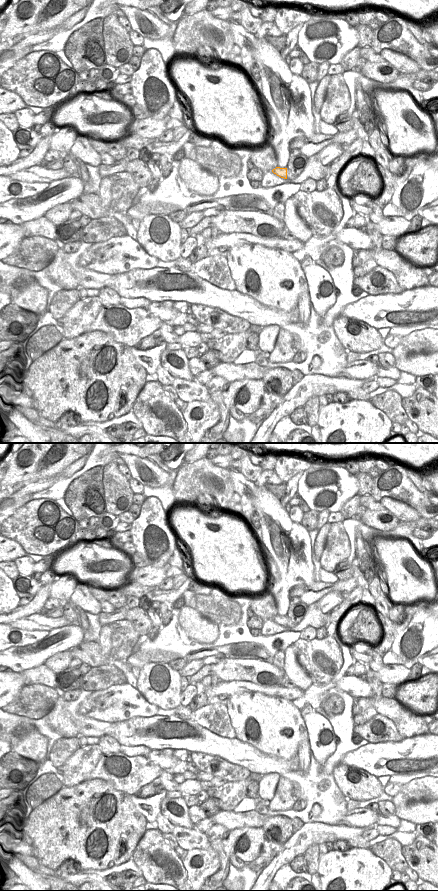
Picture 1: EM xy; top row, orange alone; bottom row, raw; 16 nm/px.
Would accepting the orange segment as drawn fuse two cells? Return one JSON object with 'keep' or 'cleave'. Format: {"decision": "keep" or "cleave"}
{"decision": "keep"}

